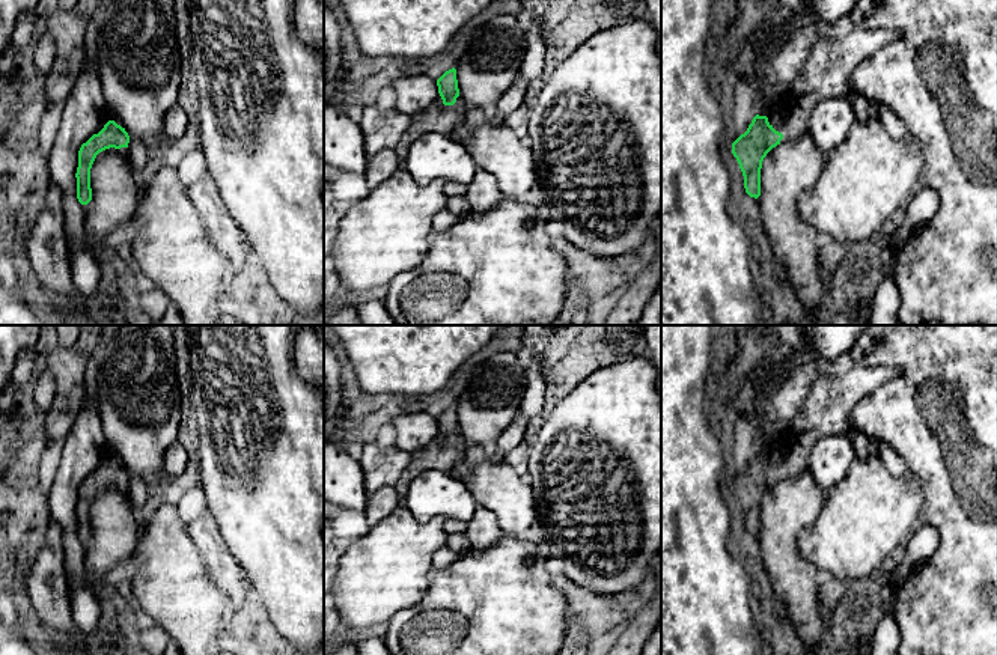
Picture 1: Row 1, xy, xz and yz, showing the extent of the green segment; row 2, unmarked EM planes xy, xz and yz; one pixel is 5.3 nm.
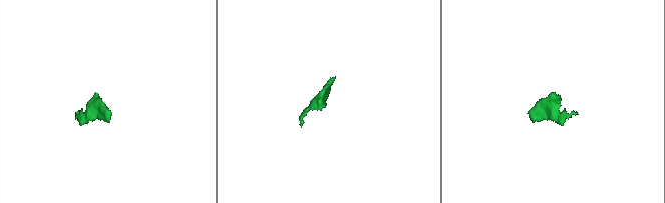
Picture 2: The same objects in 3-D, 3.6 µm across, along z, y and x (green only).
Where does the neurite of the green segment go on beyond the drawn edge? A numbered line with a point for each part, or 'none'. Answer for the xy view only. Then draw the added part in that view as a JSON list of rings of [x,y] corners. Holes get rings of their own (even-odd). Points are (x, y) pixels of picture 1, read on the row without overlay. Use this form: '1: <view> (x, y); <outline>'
1: xy (107, 452); [[[105,444],[102,449],[101,462],[95,471],[98,471],[108,458],[114,458],[117,462],[120,462],[123,465],[123,461],[119,458],[117,452],[113,447],[110,447],[108,444]]]

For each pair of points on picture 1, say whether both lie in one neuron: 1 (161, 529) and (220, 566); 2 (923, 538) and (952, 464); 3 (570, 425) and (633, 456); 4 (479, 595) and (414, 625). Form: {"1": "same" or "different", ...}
{"1": "different", "2": "different", "3": "same", "4": "same"}

